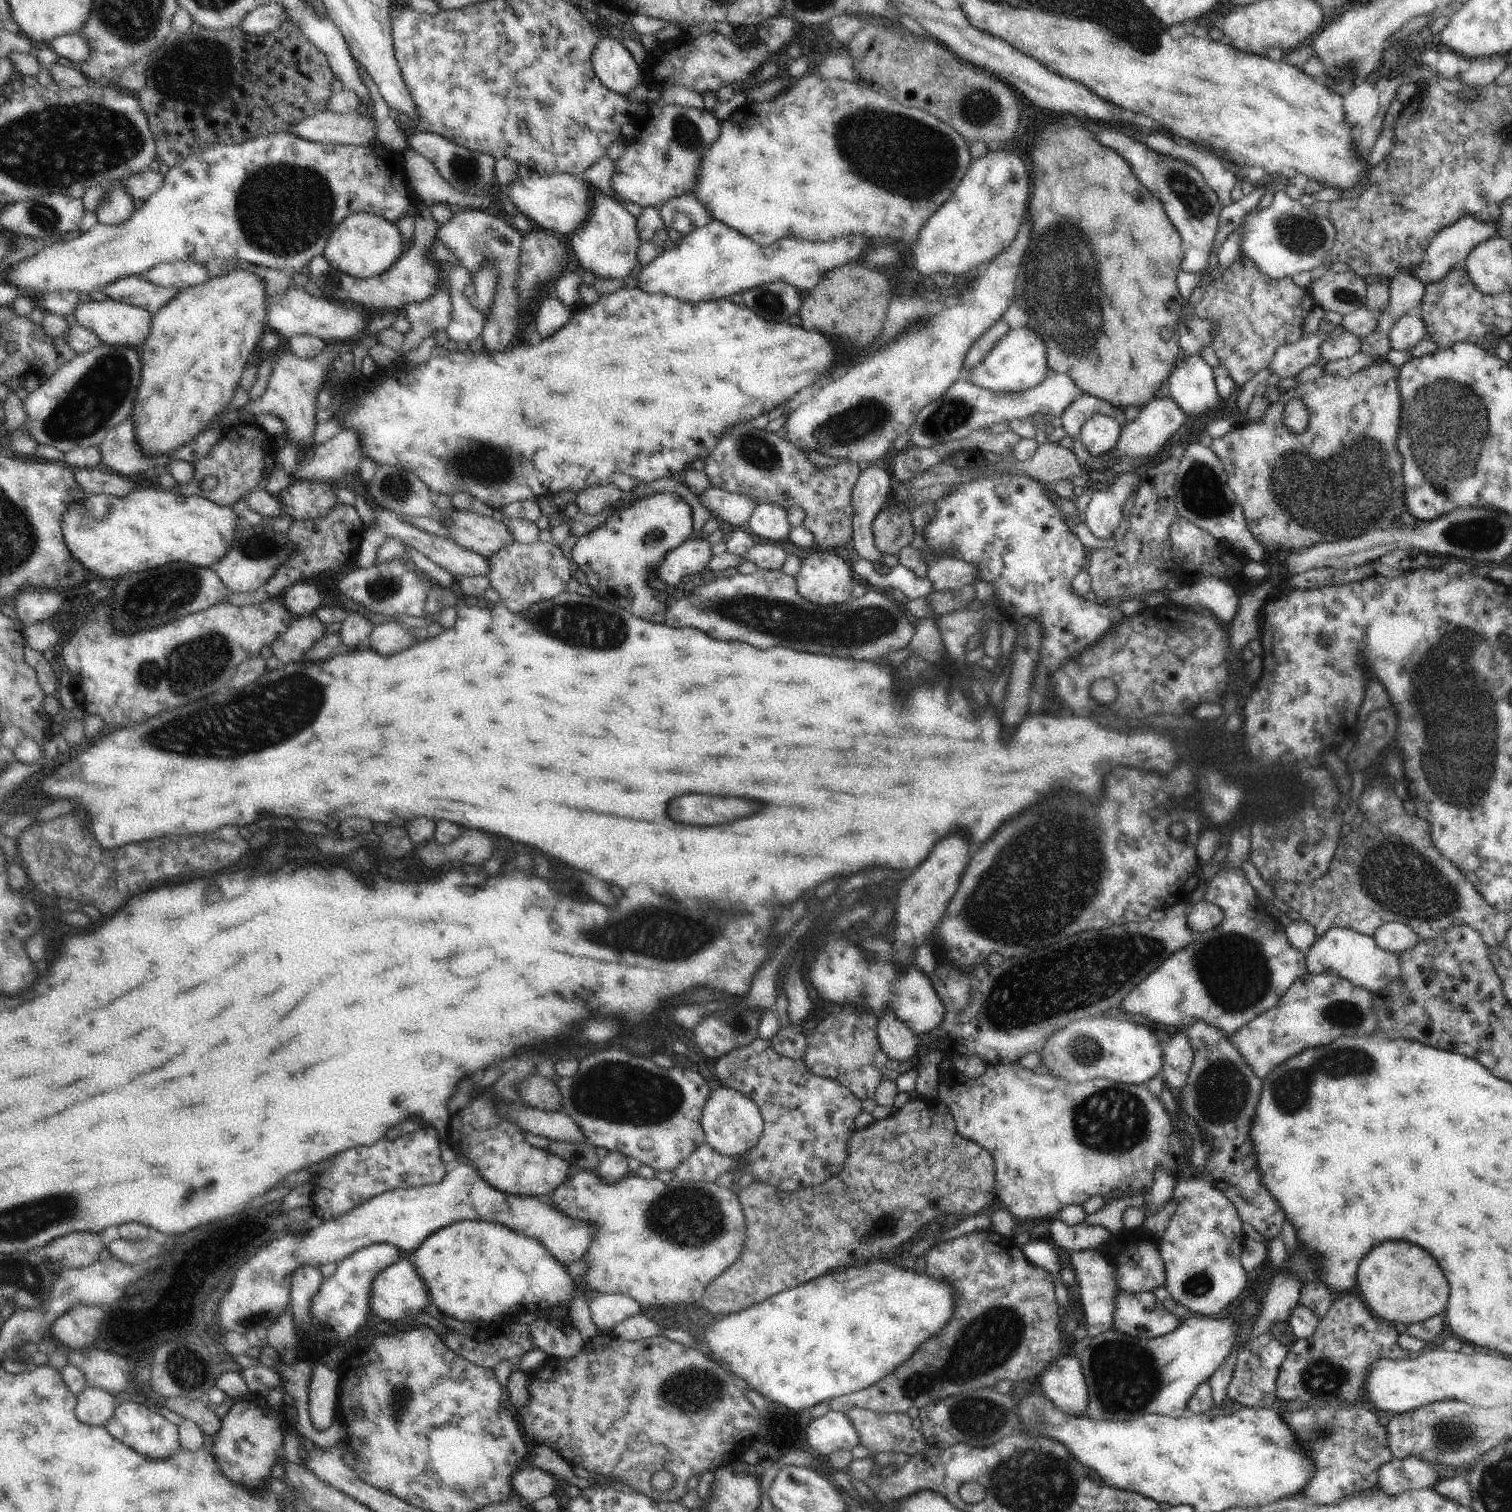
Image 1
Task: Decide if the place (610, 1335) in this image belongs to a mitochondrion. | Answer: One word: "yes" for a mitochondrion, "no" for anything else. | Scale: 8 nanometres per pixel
no

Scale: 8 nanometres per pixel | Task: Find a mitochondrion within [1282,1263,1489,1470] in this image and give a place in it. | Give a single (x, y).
(1326, 1377)

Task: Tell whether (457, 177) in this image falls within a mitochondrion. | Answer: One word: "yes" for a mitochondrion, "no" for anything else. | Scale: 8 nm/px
yes

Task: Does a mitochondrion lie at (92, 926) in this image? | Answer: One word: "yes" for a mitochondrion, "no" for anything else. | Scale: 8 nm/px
no

